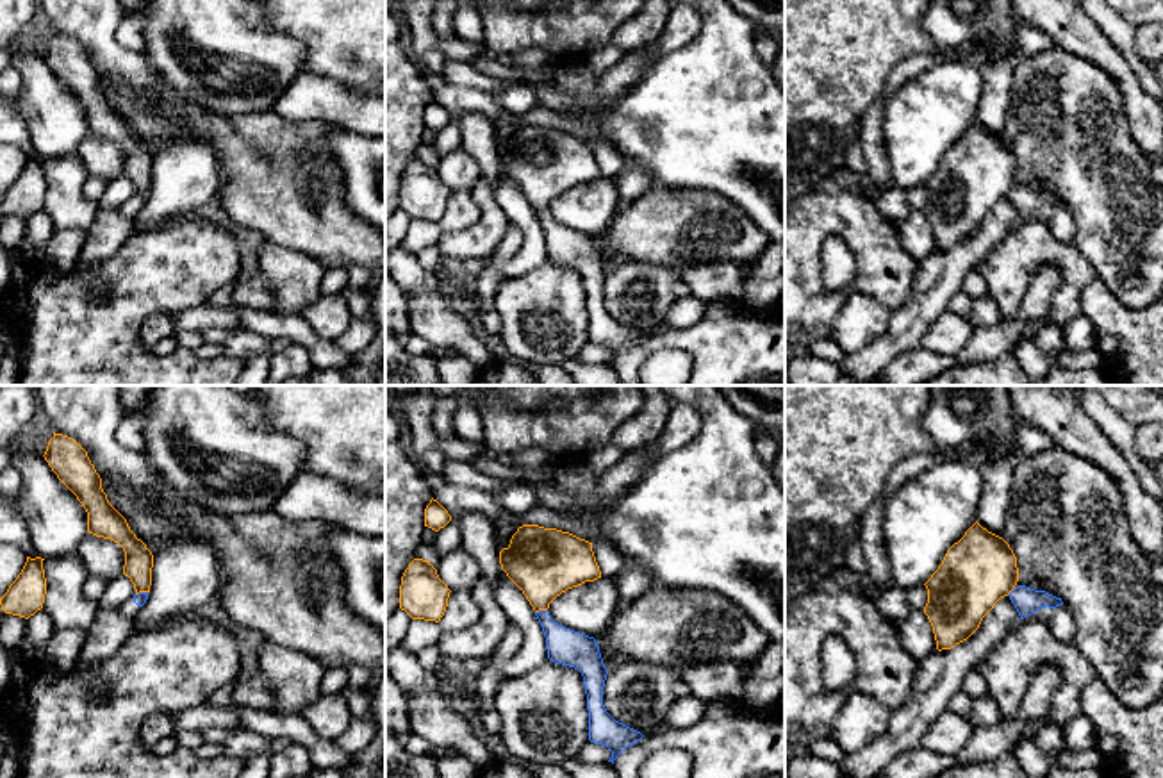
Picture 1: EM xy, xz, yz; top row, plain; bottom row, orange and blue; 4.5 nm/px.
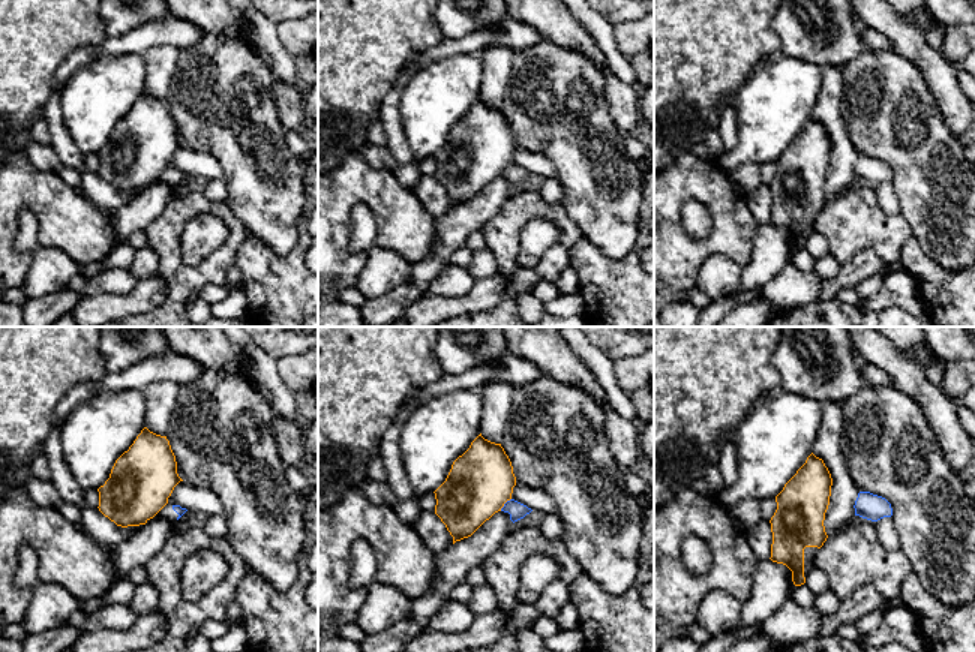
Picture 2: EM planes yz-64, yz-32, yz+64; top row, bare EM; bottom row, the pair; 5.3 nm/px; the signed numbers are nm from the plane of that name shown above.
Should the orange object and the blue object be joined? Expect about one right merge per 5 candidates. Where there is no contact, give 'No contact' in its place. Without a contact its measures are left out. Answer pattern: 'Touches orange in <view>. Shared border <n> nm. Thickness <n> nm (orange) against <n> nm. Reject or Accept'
Touches orange in xz. Shared border 60 nm. Thickness 320 nm (orange) against 160 nm. Reject

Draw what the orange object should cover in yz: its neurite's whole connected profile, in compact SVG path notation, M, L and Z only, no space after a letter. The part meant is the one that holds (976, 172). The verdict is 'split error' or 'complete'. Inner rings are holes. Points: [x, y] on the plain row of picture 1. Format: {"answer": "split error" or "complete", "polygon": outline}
{"answer": "complete", "polygon": "M976 121L924 184L924 214L933 227L936 250L967 241L1017 182L1017 157L1010 145Z"}

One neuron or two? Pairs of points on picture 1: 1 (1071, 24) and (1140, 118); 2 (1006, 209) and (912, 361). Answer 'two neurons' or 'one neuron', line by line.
1: one neuron
2: two neurons

